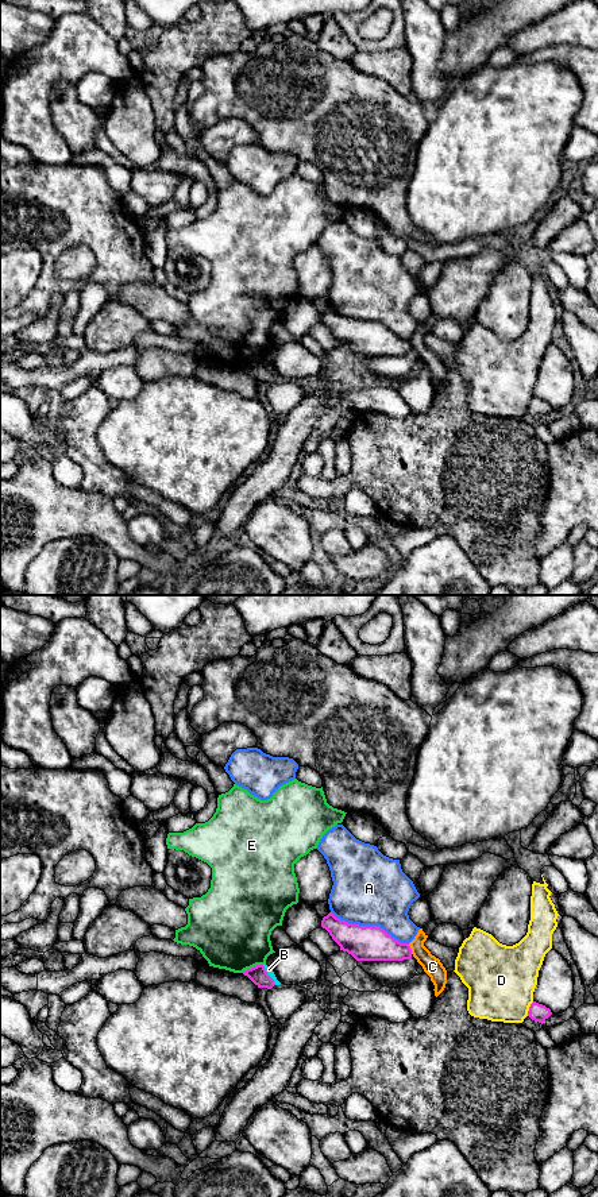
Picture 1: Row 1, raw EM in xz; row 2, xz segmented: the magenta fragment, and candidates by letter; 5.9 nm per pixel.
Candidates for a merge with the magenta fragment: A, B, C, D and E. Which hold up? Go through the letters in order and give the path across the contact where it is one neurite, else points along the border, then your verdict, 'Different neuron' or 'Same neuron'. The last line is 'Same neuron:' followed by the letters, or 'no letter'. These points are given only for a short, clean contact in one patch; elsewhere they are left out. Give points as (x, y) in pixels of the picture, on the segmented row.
A: Different neuron
B: Path across: xz (258, 975), (267, 975), (269, 969). Same neuron
C: Different neuron
D: Different neuron
E: Different neuron
Same neuron: B

